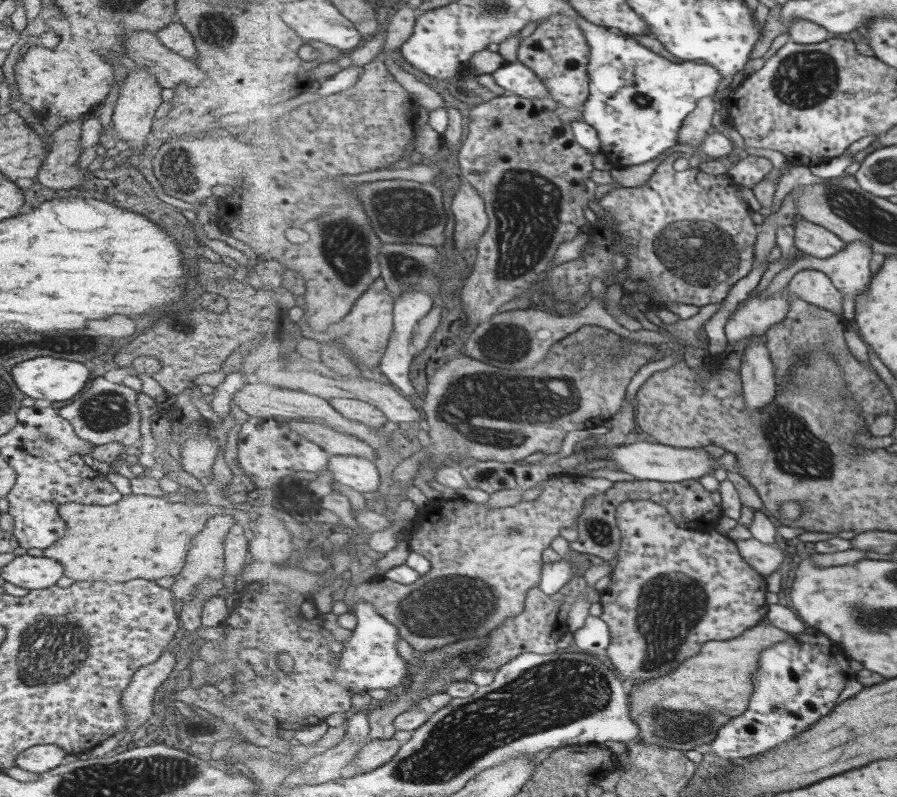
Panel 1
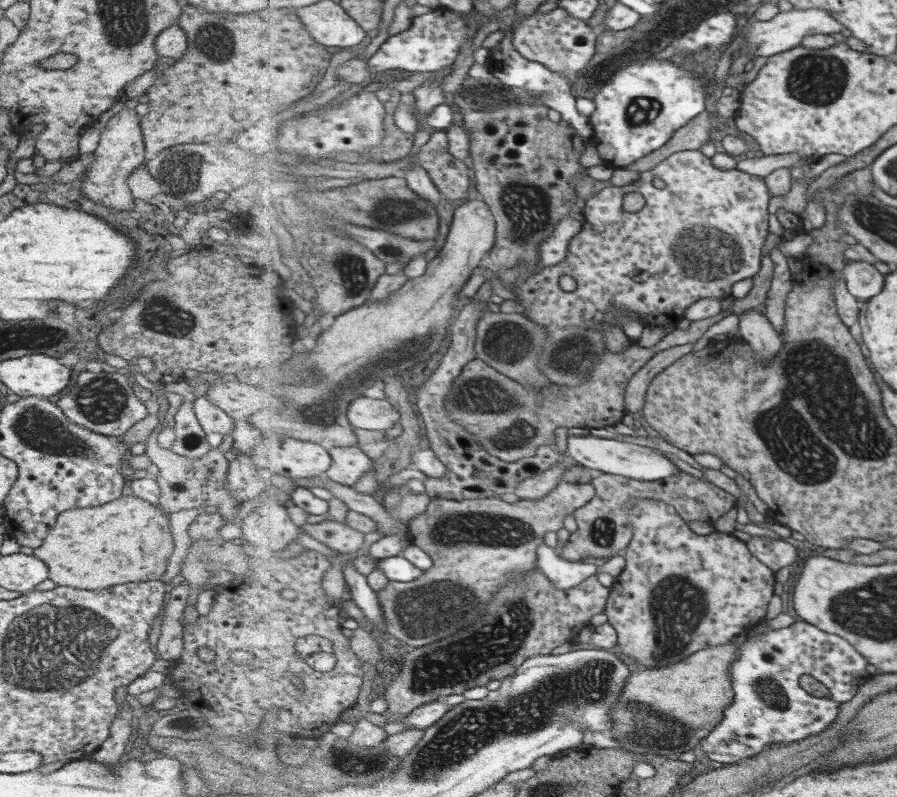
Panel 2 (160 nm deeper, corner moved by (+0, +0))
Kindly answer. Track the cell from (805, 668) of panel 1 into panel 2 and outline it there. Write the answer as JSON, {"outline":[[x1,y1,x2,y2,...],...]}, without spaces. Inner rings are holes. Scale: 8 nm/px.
{"outline":[[796,622,788,628,773,630,749,641,742,645,742,654,738,654,737,661,733,664,736,701,726,710,726,718,722,720,722,725,702,742,710,760,724,764,738,763,764,753,764,750,768,750,770,746,804,741,805,738,824,733,840,717,841,706,854,700,860,688,868,680,872,680,872,674,868,672,869,658,866,658,842,635,830,634,814,623],[804,674,810,674,824,683,831,691,831,695,814,696,806,688,802,688]]}

